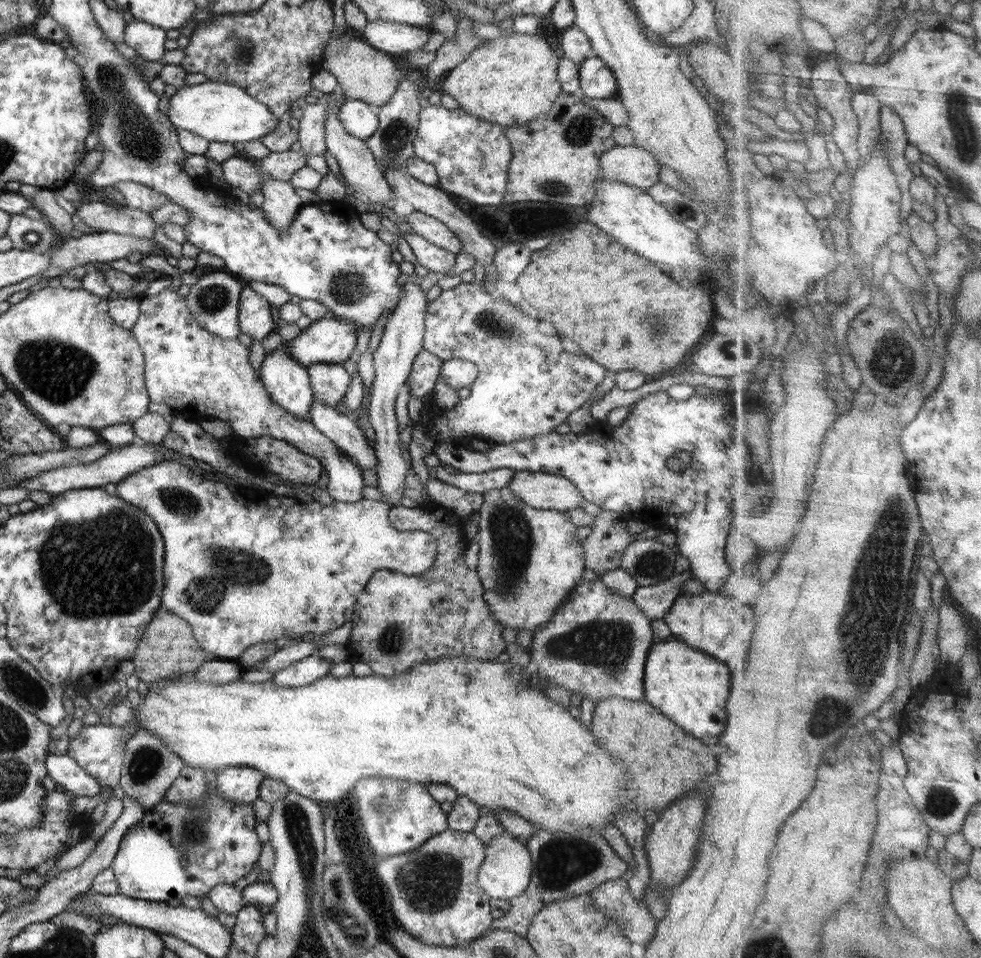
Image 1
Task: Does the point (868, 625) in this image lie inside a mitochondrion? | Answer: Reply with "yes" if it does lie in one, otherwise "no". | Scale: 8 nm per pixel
yes

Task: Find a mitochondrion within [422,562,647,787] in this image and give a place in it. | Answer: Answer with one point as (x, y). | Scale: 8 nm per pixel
(609, 644)

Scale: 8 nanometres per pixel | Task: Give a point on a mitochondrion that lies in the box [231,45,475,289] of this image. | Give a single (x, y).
(395, 137)

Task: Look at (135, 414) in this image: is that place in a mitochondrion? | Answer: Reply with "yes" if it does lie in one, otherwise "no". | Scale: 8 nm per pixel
no

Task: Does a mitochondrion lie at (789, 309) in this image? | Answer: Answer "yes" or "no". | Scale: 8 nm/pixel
no

